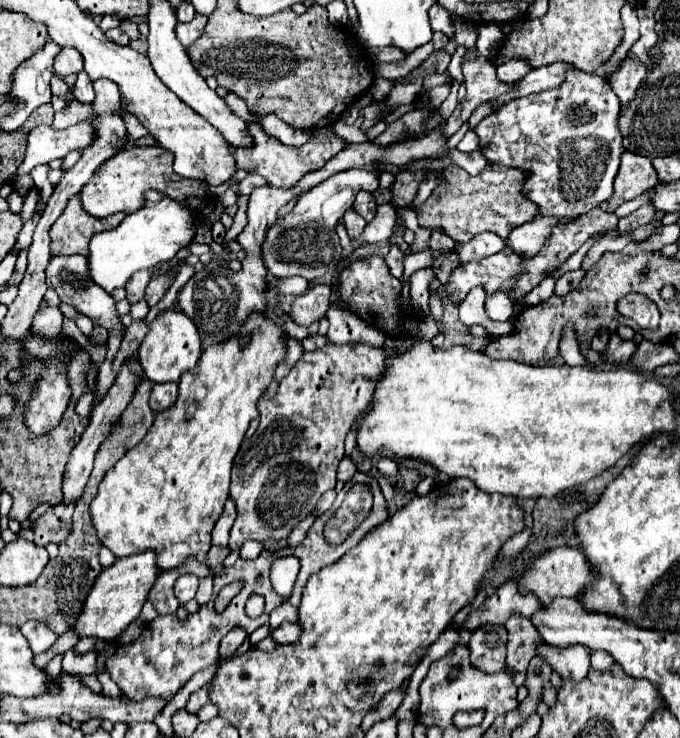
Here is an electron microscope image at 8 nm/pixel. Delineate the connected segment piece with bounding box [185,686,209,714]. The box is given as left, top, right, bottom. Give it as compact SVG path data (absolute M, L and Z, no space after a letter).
M203 686L201 690L197 690L197 692L193 692L193 694L189 696L189 702L187 702L185 710L189 710L191 714L197 714L199 708L205 706L207 702L209 702L209 698L207 698L207 686Z

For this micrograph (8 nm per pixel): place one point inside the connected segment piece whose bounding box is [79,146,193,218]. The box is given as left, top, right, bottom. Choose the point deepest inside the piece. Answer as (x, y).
(118, 186)

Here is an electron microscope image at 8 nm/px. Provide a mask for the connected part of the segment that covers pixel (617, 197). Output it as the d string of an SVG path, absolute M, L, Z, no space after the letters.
M623 152L621 154L621 166L615 176L615 190L611 200L601 210L615 212L617 206L621 206L627 200L633 200L635 196L641 196L647 186L655 186L659 180L655 178L655 168L649 158L643 158L639 154Z

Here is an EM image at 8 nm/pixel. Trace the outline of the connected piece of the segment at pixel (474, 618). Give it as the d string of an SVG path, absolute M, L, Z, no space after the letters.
M505 582L503 586L499 586L499 590L495 590L493 596L487 598L487 602L481 608L471 612L467 622L463 622L461 626L455 626L455 630L473 632L473 630L487 626L487 624L499 624L501 626L501 624L505 624L505 620L511 614L519 614L519 616L529 618L539 608L541 608L541 602L533 594L521 596L517 592L515 582Z

